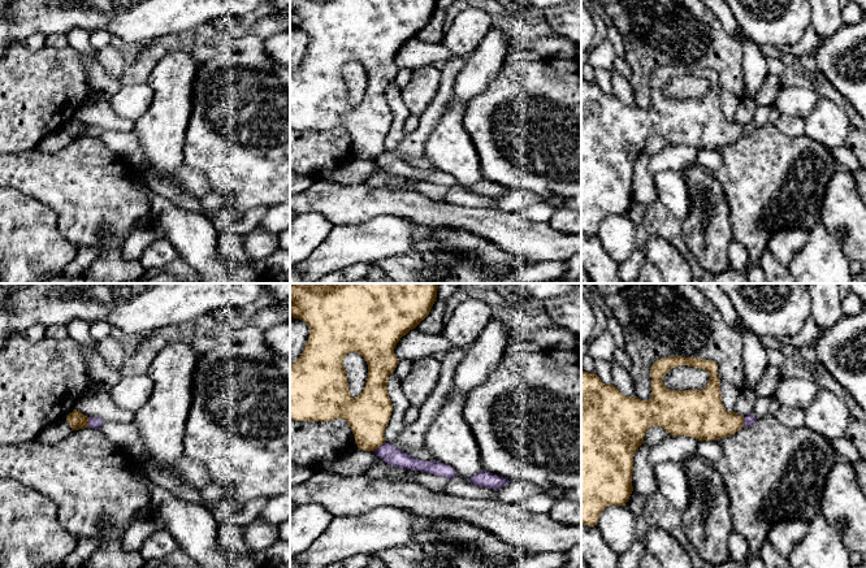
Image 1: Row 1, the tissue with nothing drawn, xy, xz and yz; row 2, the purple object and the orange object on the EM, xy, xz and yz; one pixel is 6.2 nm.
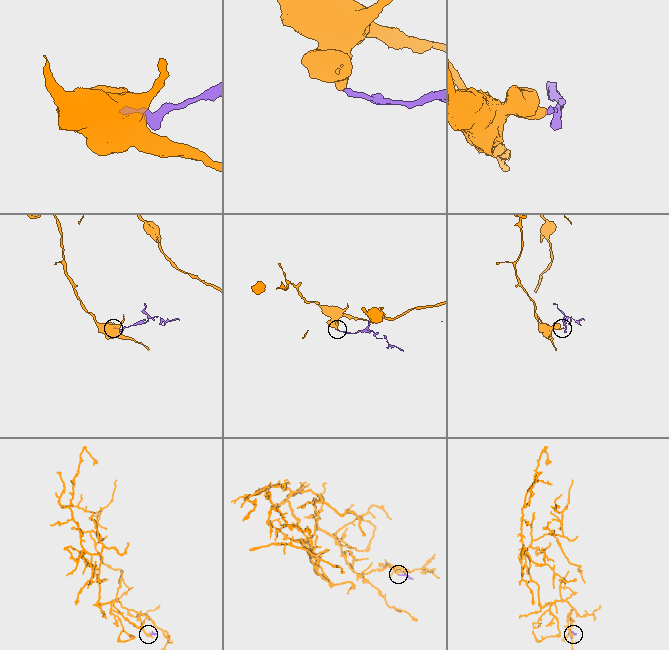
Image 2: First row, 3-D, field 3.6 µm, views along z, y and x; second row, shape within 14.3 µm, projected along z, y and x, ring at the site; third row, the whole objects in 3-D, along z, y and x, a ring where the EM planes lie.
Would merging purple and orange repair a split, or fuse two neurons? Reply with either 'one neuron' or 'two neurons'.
two neurons

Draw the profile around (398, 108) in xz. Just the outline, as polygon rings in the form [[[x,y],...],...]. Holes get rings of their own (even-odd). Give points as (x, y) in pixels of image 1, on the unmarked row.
[[[394,81],[387,87],[387,103],[393,114],[393,121],[384,146],[386,152],[393,153],[400,140],[406,136],[403,126],[410,116],[408,109],[400,96],[400,90],[397,87]]]

